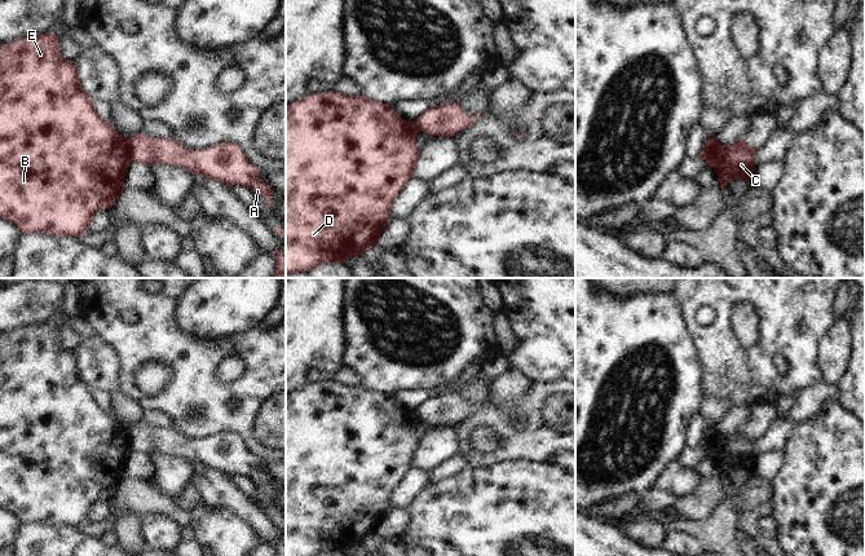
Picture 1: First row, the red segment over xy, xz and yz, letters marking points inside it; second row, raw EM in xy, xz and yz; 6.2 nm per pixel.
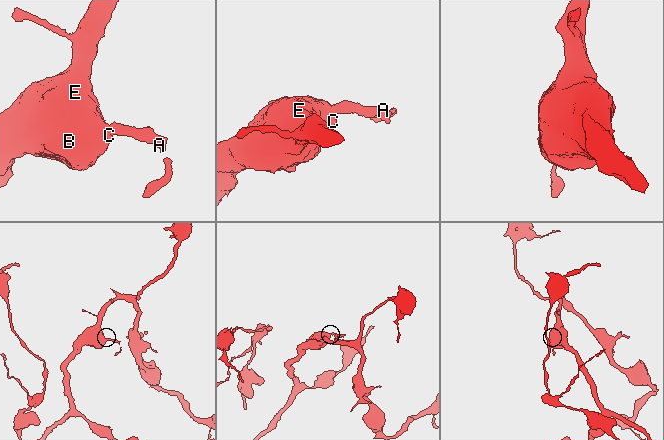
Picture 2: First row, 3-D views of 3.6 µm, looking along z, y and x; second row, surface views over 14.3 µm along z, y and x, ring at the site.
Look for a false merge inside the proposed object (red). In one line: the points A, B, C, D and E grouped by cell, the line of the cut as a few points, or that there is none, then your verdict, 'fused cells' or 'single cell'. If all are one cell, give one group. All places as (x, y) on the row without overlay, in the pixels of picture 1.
groups A / B C D E; cut yz (714, 428), (711, 444), (706, 451); fused cells

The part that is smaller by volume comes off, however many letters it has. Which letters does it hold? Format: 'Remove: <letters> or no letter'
Remove: A

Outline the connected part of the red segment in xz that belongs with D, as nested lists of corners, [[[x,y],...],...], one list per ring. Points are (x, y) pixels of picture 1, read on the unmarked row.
[[[335,380],[314,383],[286,394],[286,556],[319,556],[321,553],[344,553],[354,546],[365,546],[366,539],[379,535],[379,526],[390,509],[390,498],[405,475],[412,468],[422,440],[416,434],[420,422],[415,411],[405,410],[396,403],[392,396],[372,390],[363,384],[344,385]]]

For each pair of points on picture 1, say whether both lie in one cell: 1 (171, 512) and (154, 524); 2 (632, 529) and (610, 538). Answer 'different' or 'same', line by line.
1: different
2: different

